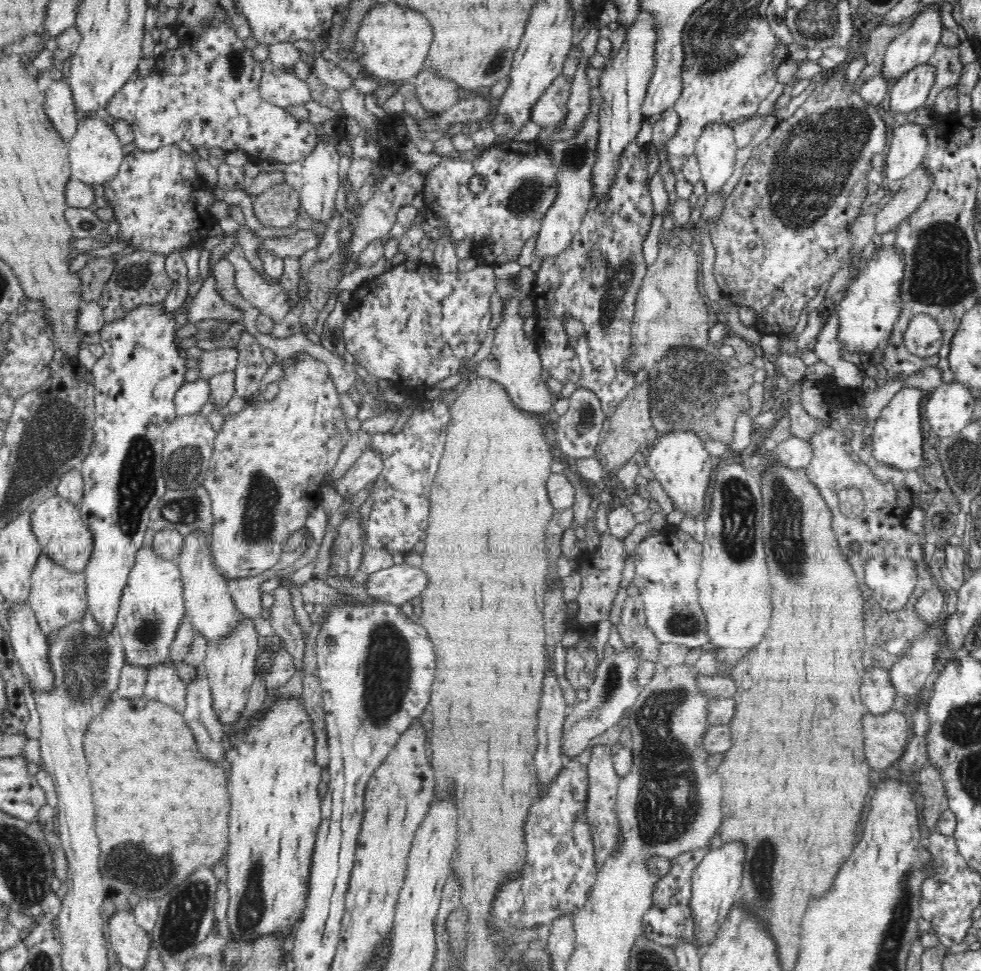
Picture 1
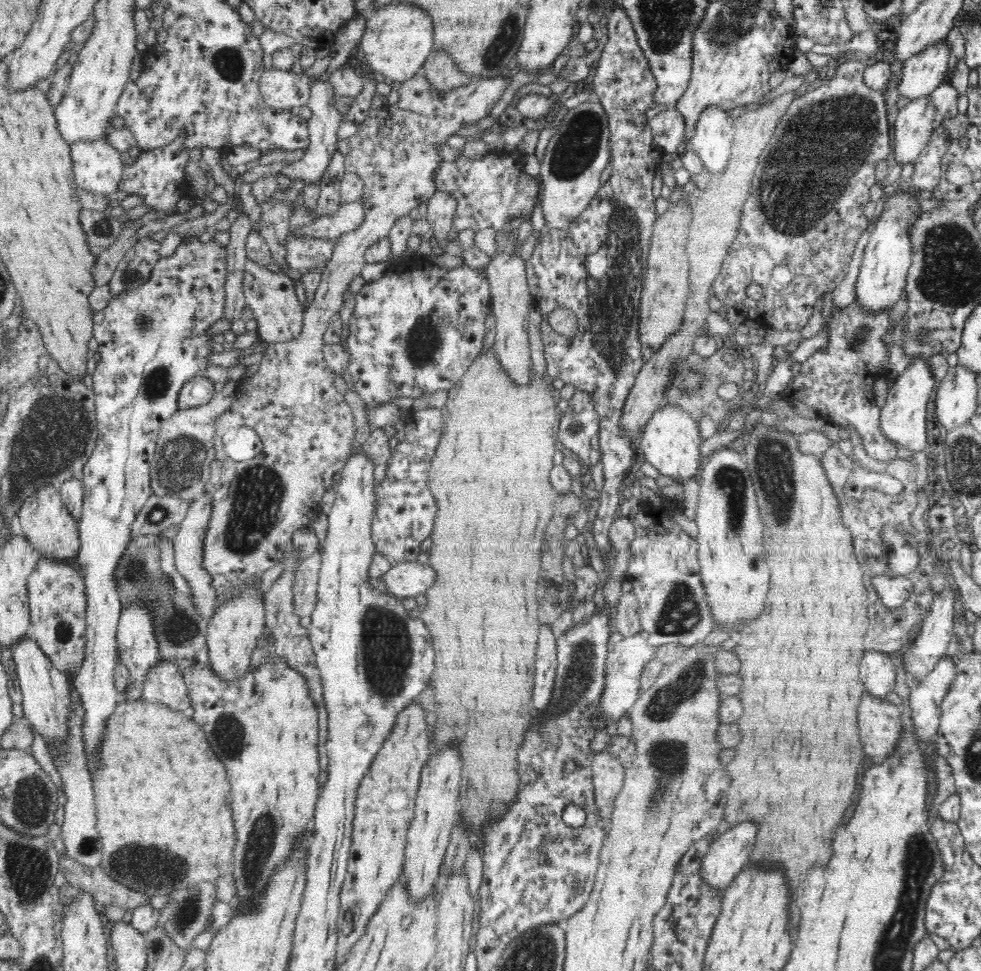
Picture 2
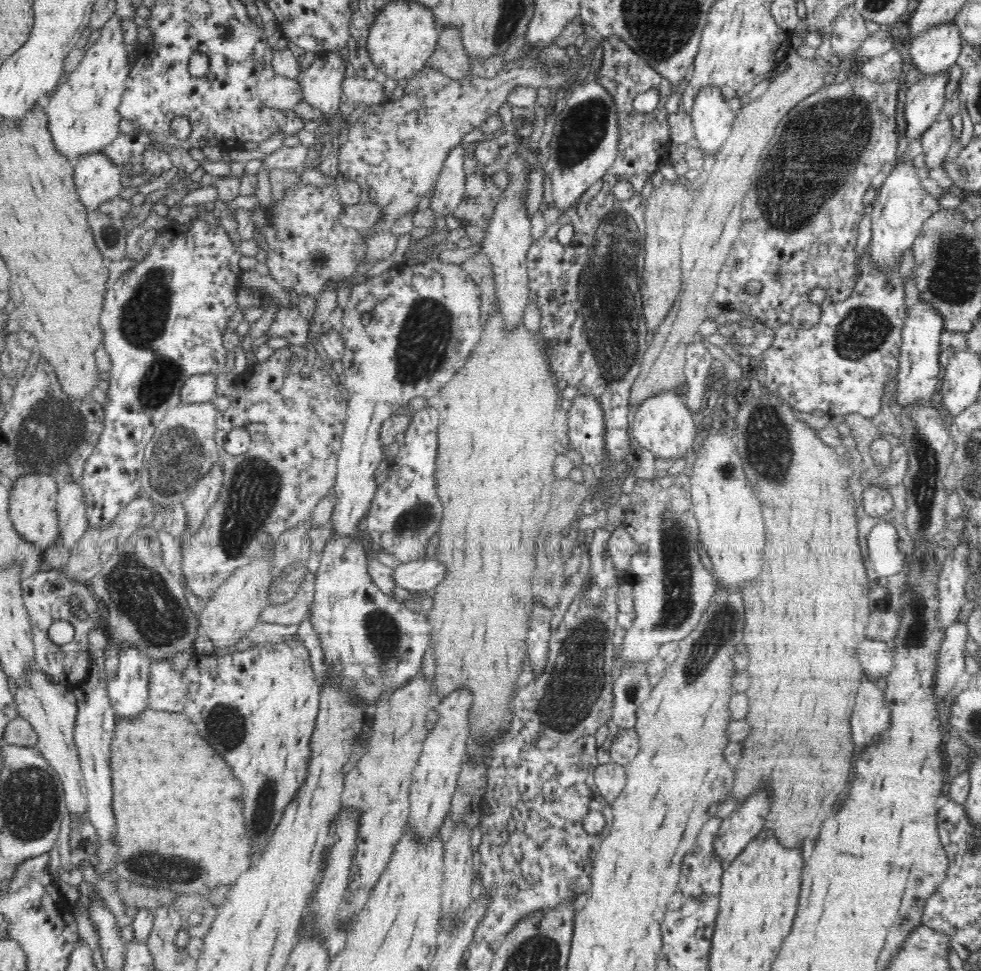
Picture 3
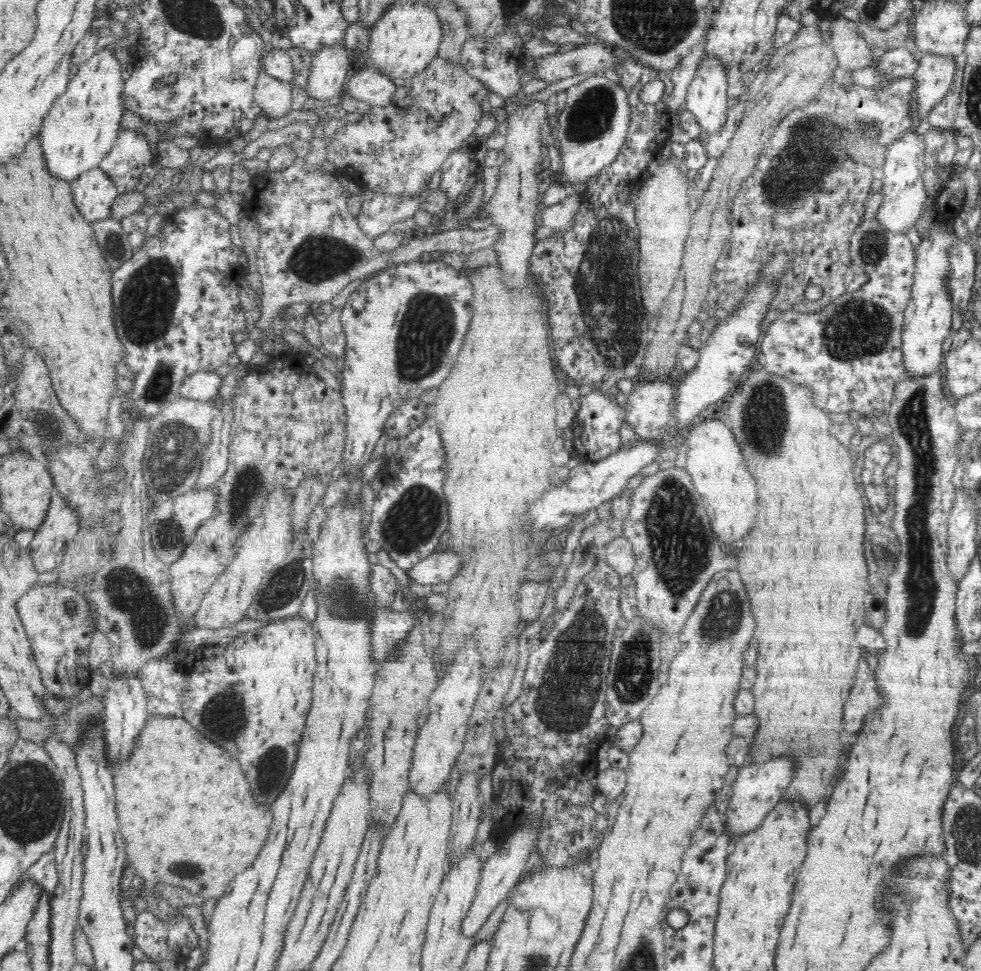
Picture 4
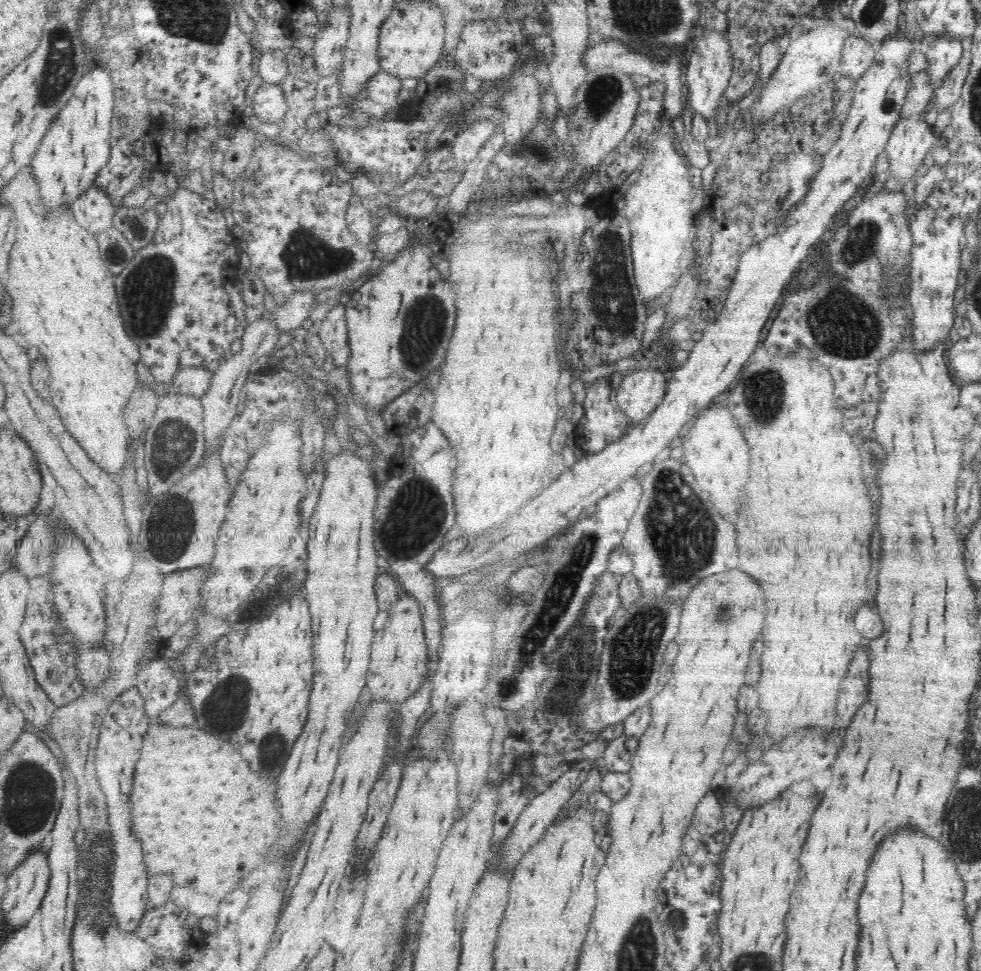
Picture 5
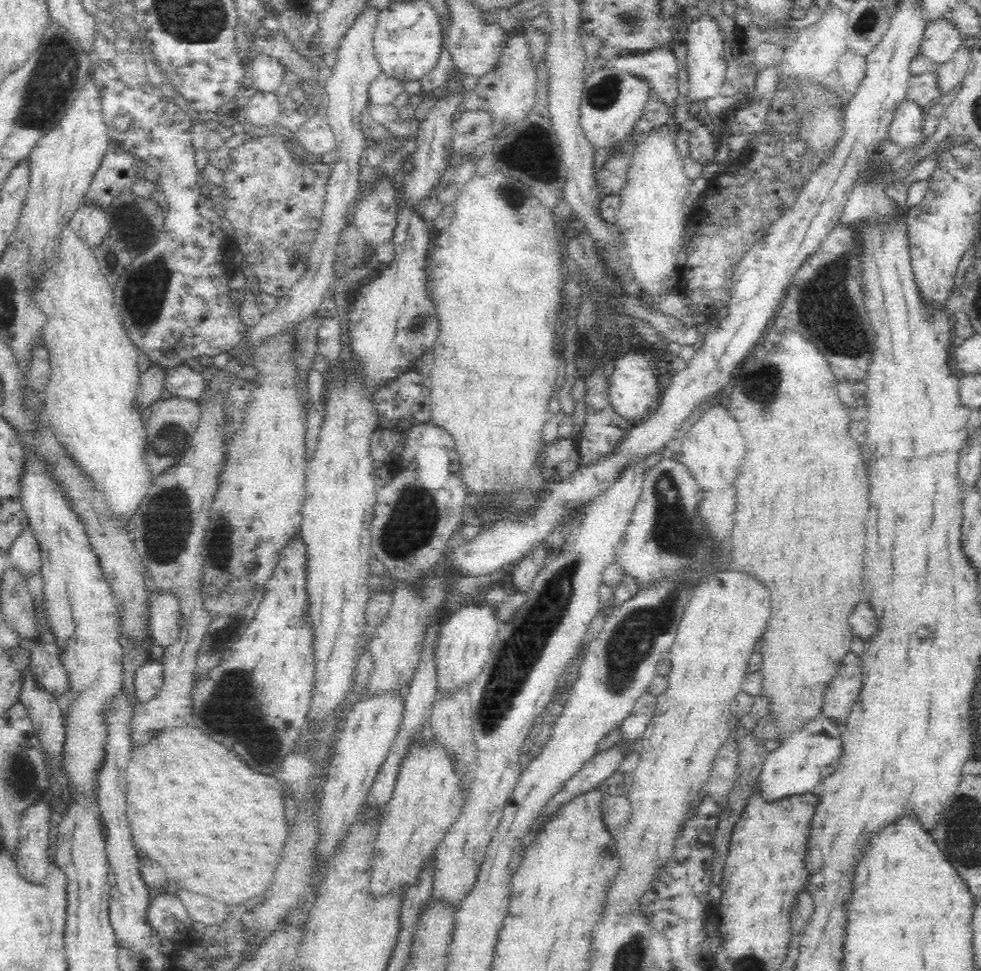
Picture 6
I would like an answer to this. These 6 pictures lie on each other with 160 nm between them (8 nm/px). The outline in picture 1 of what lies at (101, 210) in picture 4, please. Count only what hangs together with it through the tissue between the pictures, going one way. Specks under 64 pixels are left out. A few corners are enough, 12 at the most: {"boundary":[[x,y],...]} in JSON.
{"boundary":[[79,120],[71,176],[91,187],[116,176],[125,154],[113,128]]}

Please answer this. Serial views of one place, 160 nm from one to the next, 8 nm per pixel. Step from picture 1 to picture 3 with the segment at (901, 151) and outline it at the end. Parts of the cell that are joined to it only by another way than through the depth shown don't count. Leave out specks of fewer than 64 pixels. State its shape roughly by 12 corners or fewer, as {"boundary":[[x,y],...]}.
{"boundary":[[949,74],[919,76],[906,92],[908,142],[920,139],[945,103]]}

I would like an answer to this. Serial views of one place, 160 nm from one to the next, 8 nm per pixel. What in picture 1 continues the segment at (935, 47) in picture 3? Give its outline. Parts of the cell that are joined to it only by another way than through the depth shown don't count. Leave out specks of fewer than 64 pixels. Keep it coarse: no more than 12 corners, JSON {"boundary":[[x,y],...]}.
{"boundary":[[920,63],[890,93],[890,109],[912,112],[924,106],[936,70]]}

